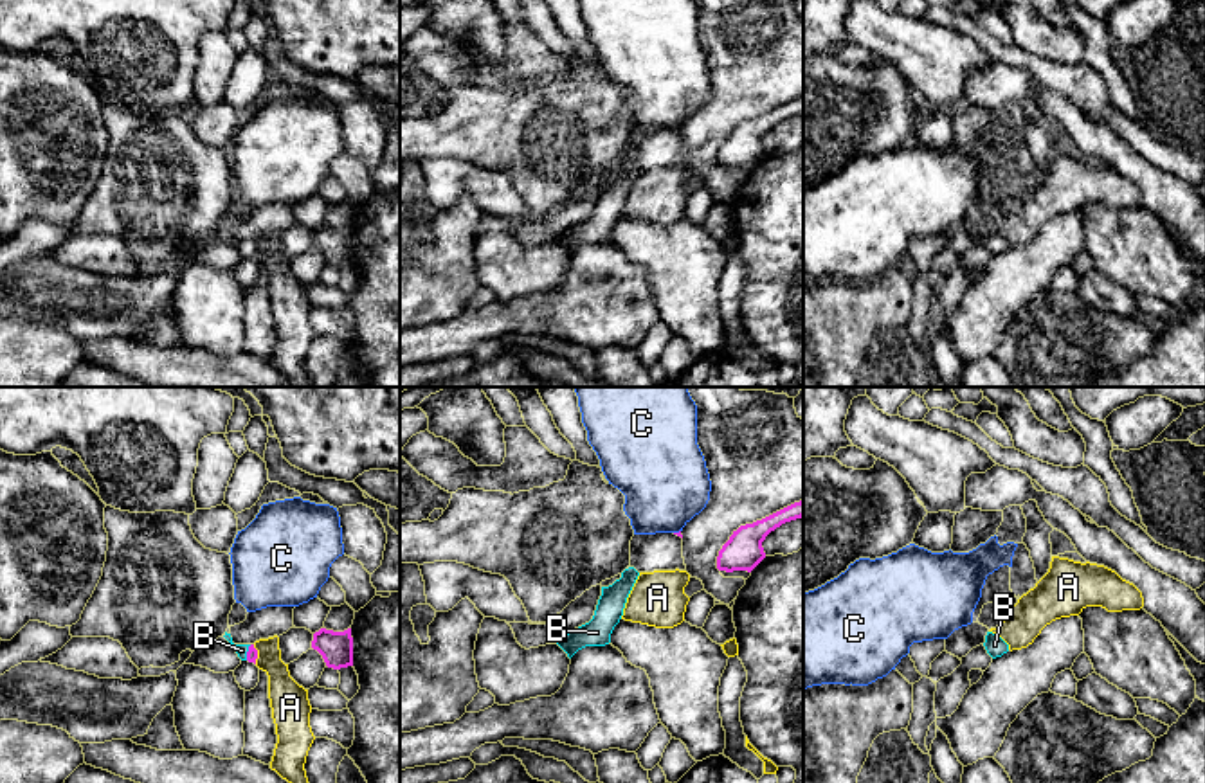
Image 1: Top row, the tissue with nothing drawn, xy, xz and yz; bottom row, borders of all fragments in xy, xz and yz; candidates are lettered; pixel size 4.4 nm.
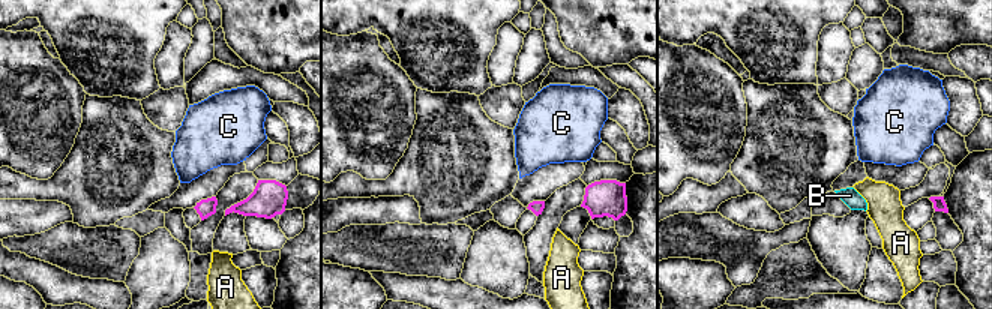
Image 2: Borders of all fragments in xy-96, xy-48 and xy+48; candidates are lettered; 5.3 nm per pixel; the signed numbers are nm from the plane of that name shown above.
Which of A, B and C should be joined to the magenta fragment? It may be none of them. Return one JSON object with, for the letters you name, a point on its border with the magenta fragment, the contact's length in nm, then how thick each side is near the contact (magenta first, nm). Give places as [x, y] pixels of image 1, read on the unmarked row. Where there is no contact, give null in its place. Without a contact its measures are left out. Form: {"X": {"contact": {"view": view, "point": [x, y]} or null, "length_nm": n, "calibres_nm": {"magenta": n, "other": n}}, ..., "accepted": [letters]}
{"B": {"contact": {"view": "xy", "point": [247, 249]}, "length_nm": 80, "calibres_nm": {"magenta": 50, "other": 50}}, "accepted": ["B"]}

